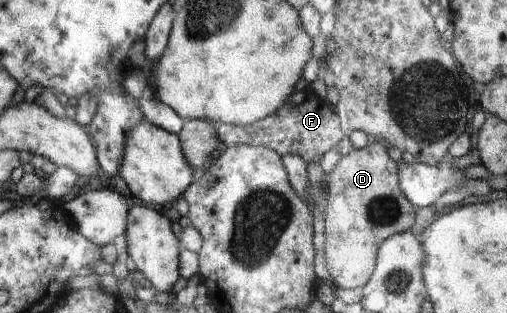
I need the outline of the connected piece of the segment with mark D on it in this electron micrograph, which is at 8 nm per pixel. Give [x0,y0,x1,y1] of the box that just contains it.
[324,140,414,289]

